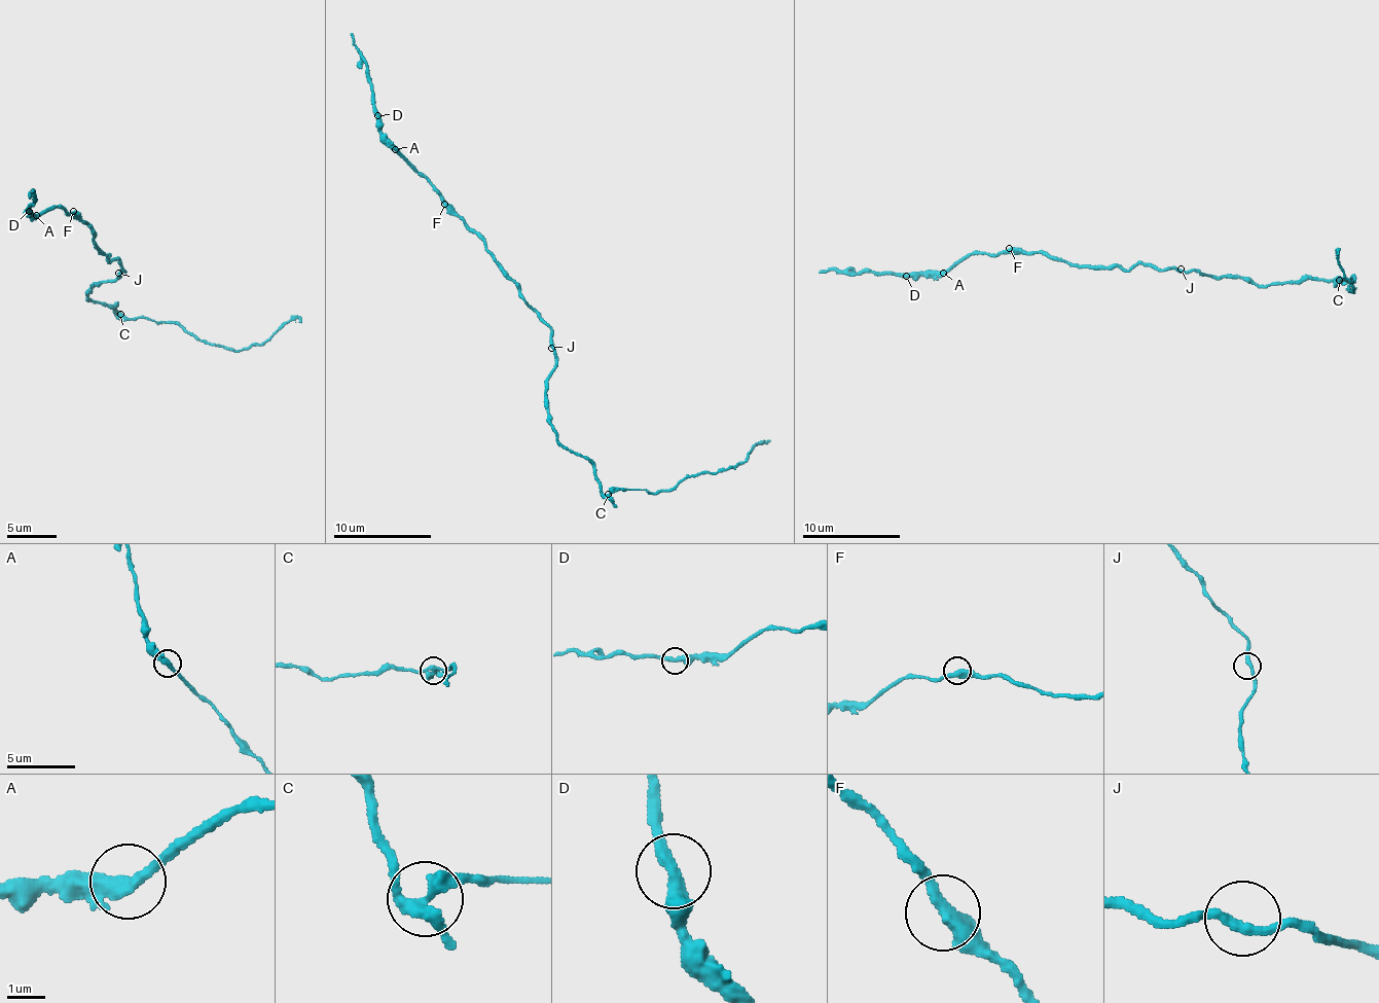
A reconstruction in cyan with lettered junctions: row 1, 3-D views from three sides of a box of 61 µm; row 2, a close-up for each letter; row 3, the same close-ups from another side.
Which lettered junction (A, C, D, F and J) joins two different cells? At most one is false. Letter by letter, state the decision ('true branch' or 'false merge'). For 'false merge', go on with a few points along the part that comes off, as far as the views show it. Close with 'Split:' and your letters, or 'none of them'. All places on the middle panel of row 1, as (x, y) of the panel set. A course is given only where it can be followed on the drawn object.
A: true branch
C: false merge; course (608, 494), (619, 489), (664, 492), (692, 475), (730, 469), (745, 461), (756, 444), (767, 441)
D: true branch
F: true branch
J: true branch
Split: C

